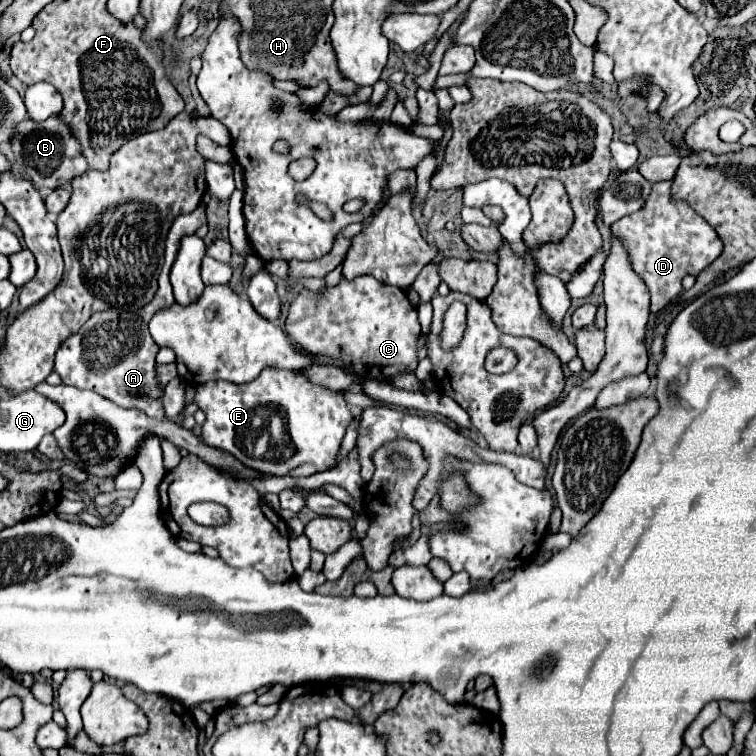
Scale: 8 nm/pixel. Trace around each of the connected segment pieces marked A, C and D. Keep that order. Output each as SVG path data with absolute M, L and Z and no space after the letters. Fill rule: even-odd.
M201 203L195 211L187 215L179 215L167 235L165 243L165 265L159 275L159 289L145 307L137 311L127 311L127 313L117 313L117 311L99 311L89 317L89 321L73 333L57 351L55 357L55 371L59 373L63 385L71 385L77 389L89 389L99 393L101 397L107 397L115 405L121 407L135 407L145 411L147 417L163 419L163 385L159 383L157 377L157 363L155 355L159 347L149 335L147 323L153 317L155 309L161 309L163 305L175 303L173 299L173 289L169 283L169 271L175 261L179 241L183 235L193 235L199 227L207 225L207 213L205 205ZM119 349L119 353L115 353Z
M359 275L353 281L341 279L335 287L327 287L321 291L303 289L291 303L285 331L289 339L303 351L313 357L331 357L341 361L345 367L359 373L361 379L377 379L389 381L391 375L415 373L417 369L417 341L421 333L421 325L417 321L417 309L409 303L407 295L399 287L385 285L377 281L373 275Z
M671 181L653 183L653 191L643 213L627 215L611 227L613 235L623 241L633 271L639 273L651 293L651 313L665 309L683 291L681 279L685 275L699 275L723 249L715 229L711 229L703 217L699 217L687 203L671 201L669 187Z

